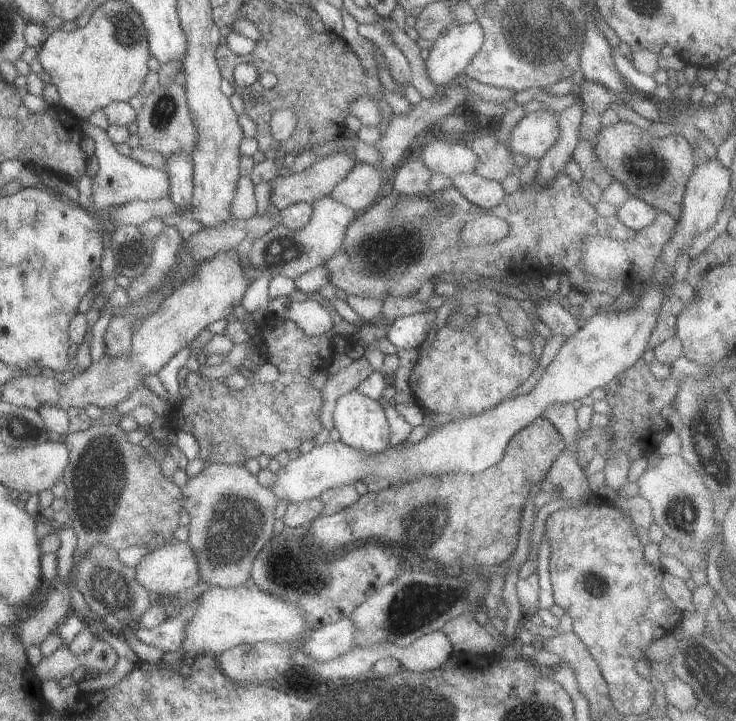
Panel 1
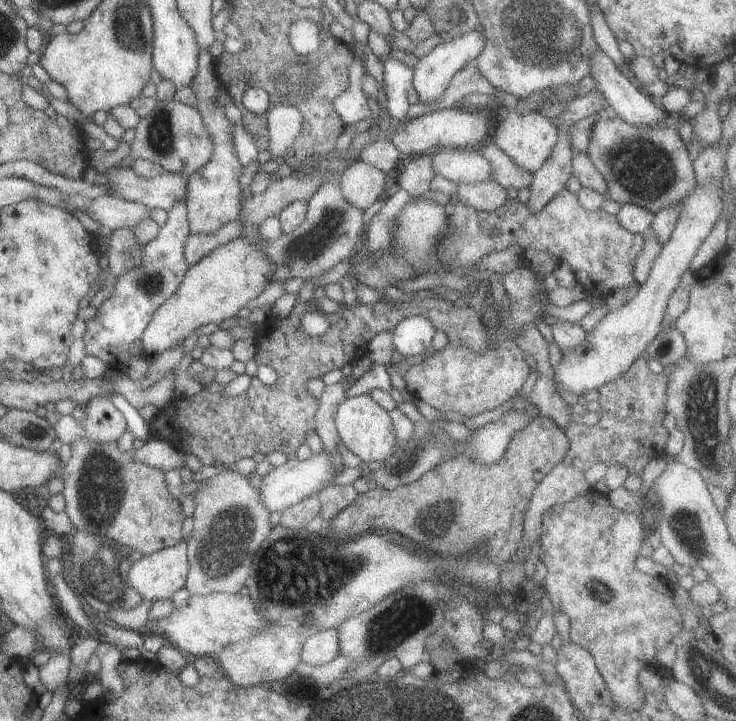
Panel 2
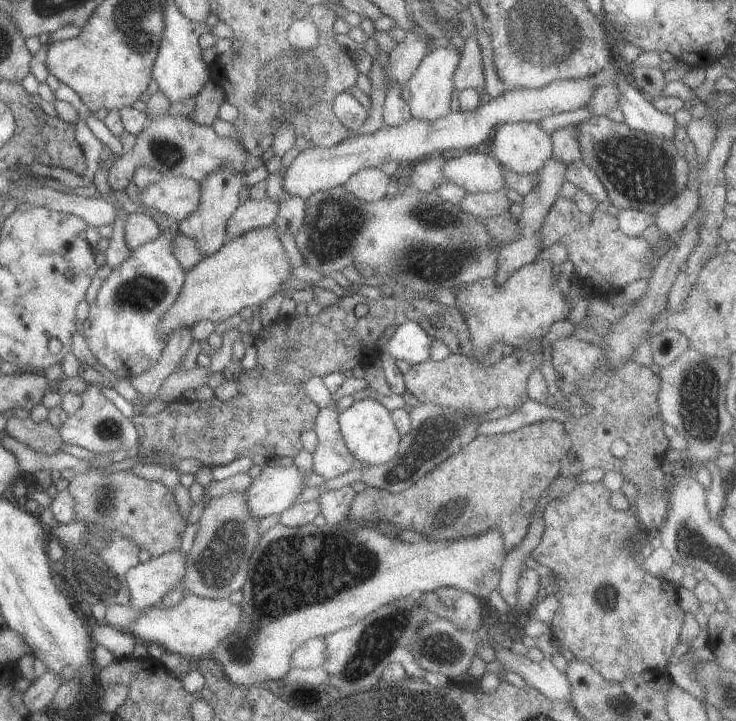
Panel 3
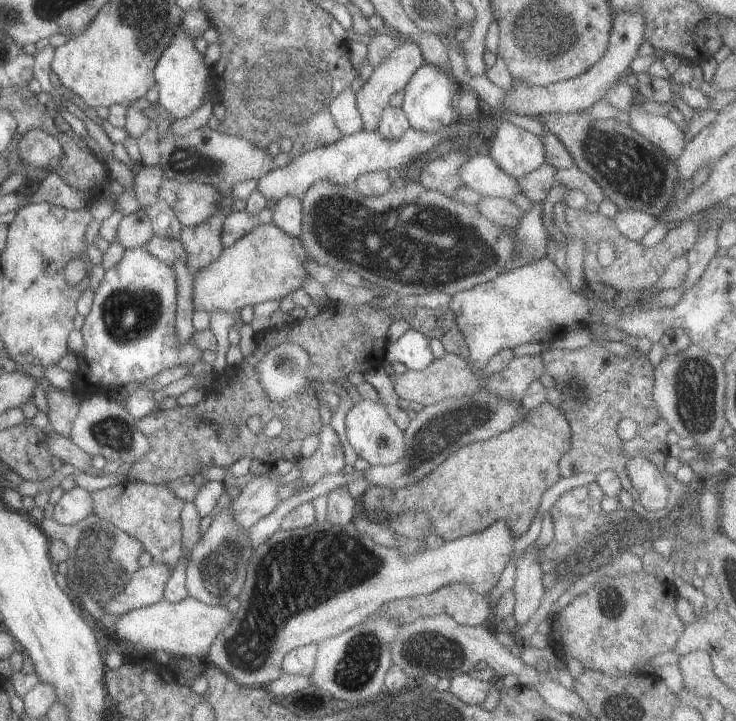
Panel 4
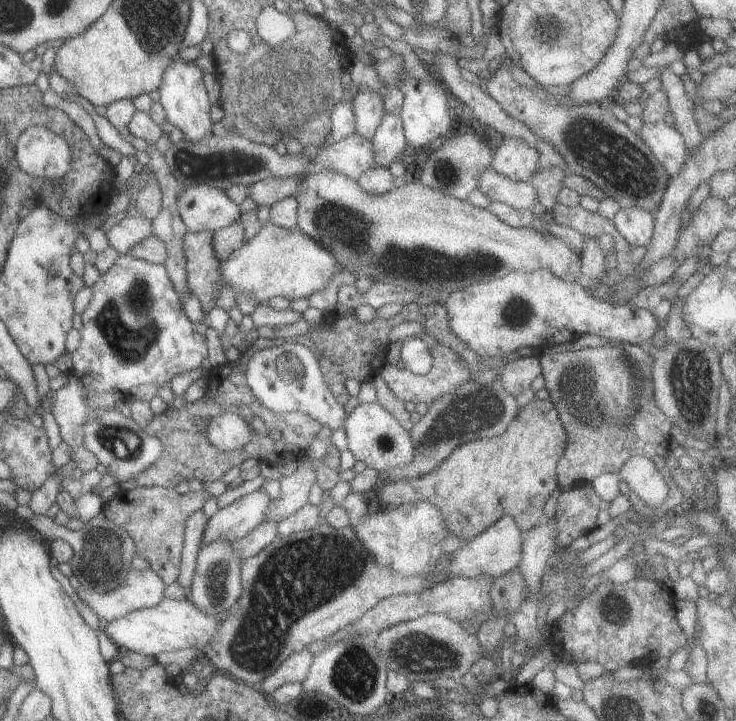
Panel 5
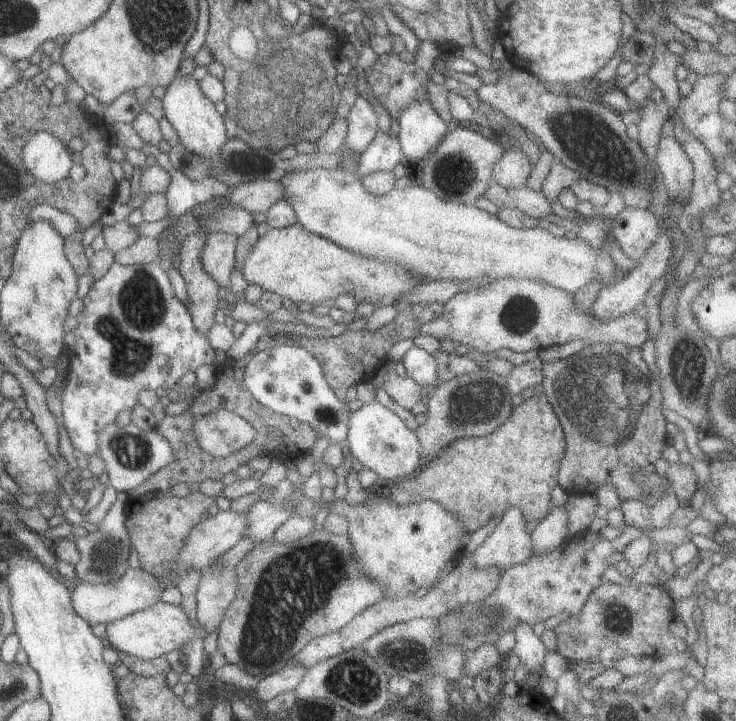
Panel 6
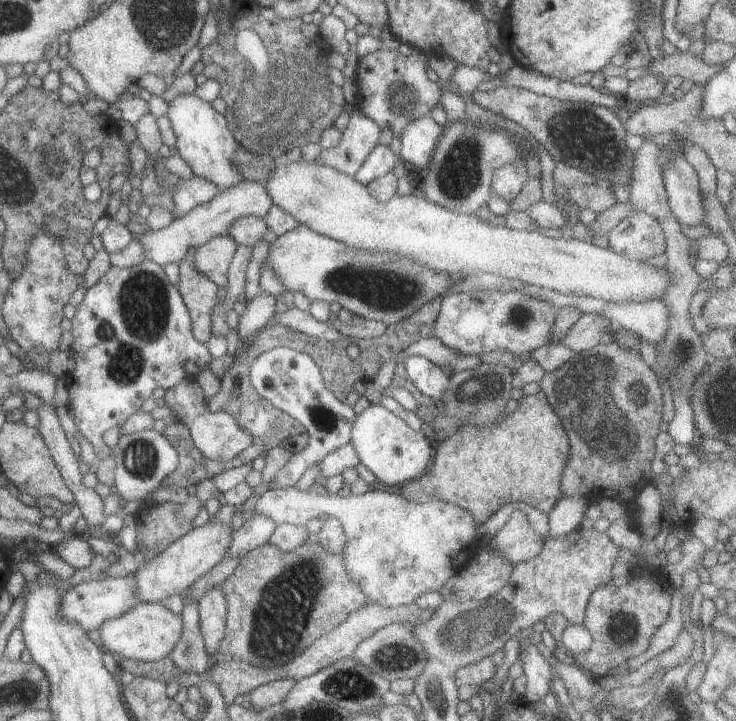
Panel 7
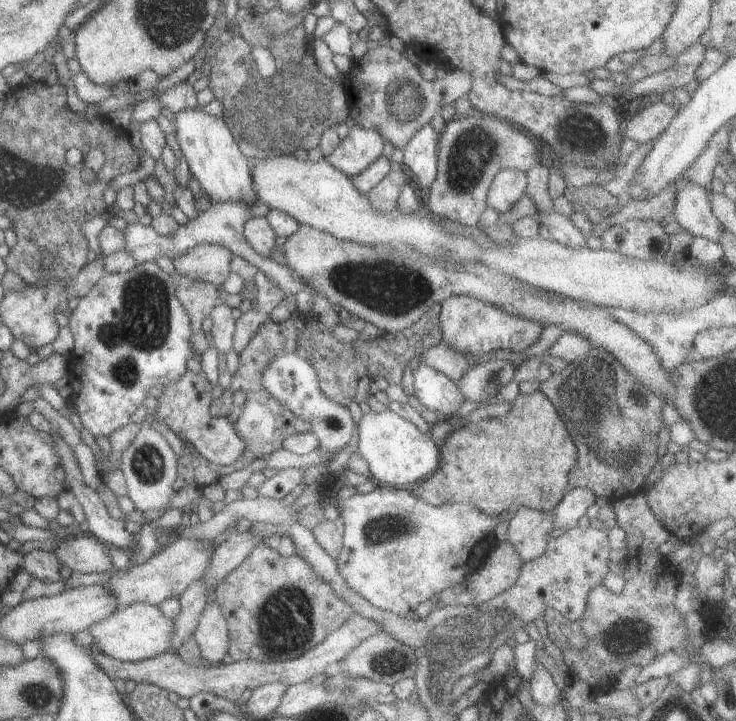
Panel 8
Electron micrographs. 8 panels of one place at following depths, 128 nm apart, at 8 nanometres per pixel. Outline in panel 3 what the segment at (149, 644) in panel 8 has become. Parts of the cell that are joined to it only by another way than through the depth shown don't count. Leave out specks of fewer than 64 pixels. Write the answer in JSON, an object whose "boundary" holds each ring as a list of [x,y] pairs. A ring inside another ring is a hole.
{"boundary":[[[186,594],[171,608],[161,608],[154,605],[129,622],[120,631],[129,633],[138,642],[161,646],[164,650],[180,654],[182,657],[203,659],[219,644],[221,638],[233,634],[240,624],[241,608],[231,604],[229,599],[208,599],[192,594]]]}

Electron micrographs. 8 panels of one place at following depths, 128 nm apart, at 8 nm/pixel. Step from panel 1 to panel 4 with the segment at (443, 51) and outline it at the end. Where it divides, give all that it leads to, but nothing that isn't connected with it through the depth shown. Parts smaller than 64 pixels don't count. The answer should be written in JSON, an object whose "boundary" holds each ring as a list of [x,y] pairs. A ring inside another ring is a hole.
{"boundary":[[[422,63],[421,66],[418,66],[402,88],[403,99],[400,107],[407,118],[408,126],[421,132],[435,132],[441,126],[447,126],[458,119],[450,102],[459,87],[457,81],[443,68],[429,63]]]}

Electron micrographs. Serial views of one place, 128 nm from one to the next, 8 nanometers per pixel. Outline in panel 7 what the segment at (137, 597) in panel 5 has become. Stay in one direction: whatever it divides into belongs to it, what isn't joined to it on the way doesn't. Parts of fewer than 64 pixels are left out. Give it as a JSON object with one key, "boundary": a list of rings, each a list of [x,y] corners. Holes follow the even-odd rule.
{"boundary":[[[133,573],[117,578],[104,577],[99,580],[81,582],[62,591],[61,602],[59,602],[59,618],[63,622],[77,624],[83,630],[88,631],[97,629],[105,620],[117,618],[123,612],[127,612],[129,608],[133,608],[137,603]]]}

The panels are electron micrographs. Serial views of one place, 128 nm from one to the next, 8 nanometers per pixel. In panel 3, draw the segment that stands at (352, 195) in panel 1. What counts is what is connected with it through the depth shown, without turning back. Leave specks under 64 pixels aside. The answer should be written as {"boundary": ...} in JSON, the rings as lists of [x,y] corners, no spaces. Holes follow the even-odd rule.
{"boundary":[[[379,167],[363,168],[357,170],[342,187],[361,202],[373,202],[385,197],[390,179]]]}

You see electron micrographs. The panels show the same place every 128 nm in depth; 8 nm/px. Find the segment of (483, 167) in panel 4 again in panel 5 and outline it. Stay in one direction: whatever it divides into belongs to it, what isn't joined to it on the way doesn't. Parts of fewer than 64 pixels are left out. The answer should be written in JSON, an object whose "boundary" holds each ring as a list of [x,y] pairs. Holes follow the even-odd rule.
{"boundary":[[[486,167],[478,175],[476,188],[489,201],[500,201],[515,209],[529,209],[537,200],[535,190],[526,181],[513,181]]]}

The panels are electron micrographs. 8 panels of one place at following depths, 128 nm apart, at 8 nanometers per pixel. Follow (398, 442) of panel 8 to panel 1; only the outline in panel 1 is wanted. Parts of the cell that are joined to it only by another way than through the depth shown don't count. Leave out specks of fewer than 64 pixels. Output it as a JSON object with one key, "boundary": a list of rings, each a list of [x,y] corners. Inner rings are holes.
{"boundary":[[[356,389],[335,400],[332,411],[332,428],[339,433],[339,441],[342,444],[363,450],[365,453],[379,453],[389,445],[384,410],[377,401],[363,396]]]}

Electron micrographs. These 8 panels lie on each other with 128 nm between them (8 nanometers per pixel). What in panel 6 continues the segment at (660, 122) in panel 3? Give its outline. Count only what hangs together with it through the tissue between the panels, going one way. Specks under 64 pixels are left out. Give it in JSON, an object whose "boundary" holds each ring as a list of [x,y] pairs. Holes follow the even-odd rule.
{"boundary":[[[660,138],[654,153],[654,164],[662,177],[666,194],[687,200],[692,188],[692,167],[682,147],[674,138]]]}

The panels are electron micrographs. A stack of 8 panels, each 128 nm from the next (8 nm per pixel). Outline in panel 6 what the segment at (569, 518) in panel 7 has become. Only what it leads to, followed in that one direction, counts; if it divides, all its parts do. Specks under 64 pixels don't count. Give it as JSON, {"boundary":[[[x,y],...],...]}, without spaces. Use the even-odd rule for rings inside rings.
{"boundary":[[[552,507],[550,512],[537,522],[529,534],[533,555],[543,555],[560,546],[567,536],[566,515],[560,507]]]}

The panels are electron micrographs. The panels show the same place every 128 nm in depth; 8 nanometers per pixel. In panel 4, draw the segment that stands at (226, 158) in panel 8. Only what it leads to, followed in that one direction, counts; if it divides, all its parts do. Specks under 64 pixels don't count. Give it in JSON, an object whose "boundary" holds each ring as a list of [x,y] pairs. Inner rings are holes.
{"boundary":[[[177,26],[171,38],[171,44],[163,50],[153,68],[154,85],[158,94],[156,102],[175,119],[189,116],[193,110],[201,106],[209,81],[209,66],[203,62],[202,54],[195,50],[193,42],[193,38],[183,30],[183,27]]]}

